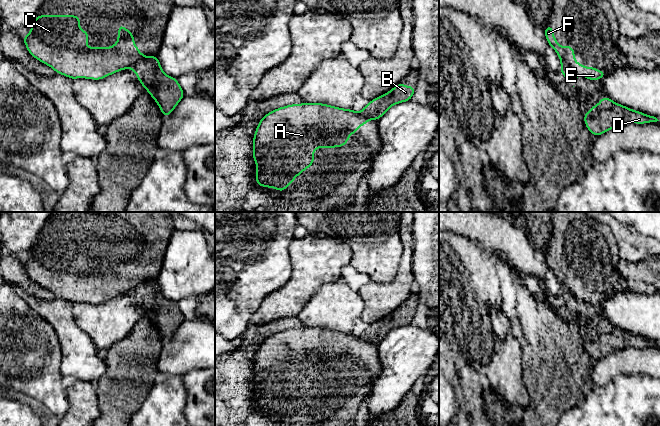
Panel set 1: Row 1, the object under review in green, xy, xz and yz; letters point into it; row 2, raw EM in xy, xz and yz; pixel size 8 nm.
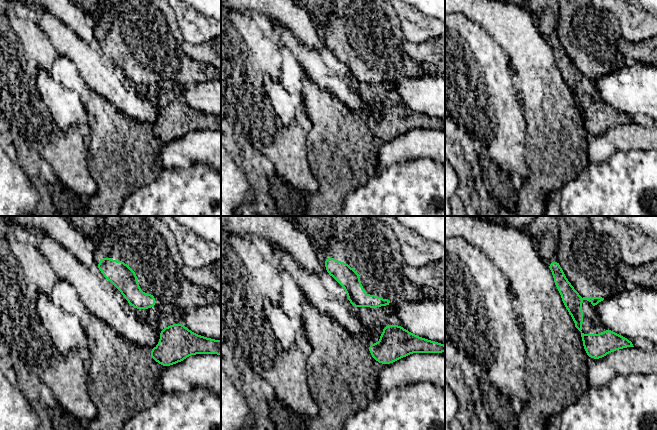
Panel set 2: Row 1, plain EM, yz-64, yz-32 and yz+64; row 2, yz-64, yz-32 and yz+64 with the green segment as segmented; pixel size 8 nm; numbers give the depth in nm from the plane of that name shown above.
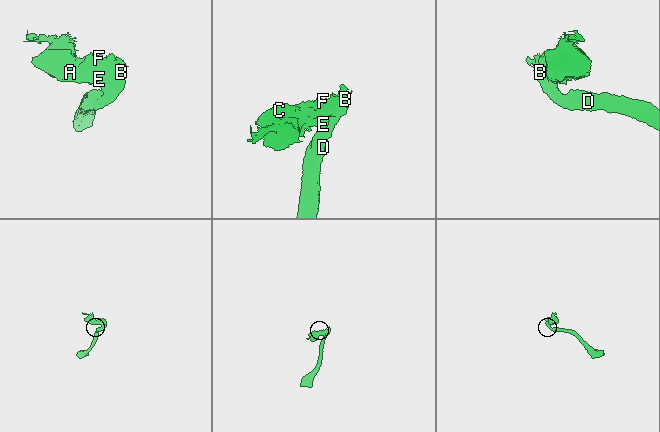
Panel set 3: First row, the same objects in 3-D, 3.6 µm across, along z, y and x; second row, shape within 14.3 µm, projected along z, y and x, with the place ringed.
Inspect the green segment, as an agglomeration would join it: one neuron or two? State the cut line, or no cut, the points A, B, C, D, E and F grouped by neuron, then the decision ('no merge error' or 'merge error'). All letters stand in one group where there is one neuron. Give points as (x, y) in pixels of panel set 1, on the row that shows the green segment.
cut in yz along (559, 56), (575, 76); A C E F / B D; merge error

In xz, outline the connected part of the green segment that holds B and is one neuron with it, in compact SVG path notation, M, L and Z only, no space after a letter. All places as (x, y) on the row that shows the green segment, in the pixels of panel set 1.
M400 82L389 92L369 101L361 110L361 114L367 119L378 121L391 106L411 100L415 88L415 86L405 86L403 82Z

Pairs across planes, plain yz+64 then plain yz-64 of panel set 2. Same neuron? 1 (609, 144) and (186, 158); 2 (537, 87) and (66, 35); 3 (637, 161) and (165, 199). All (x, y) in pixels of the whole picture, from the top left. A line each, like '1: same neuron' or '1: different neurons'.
1: same neuron
2: different neurons
3: same neuron

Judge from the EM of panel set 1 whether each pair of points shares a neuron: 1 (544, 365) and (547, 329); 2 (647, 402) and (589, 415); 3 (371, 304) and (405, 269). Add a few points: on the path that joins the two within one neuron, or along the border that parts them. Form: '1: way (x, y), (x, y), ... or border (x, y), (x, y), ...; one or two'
1: way (547, 356), (547, 338); one
2: way (633, 411), (605, 411), (603, 413); one
3: way (381, 299), (401, 279); one

